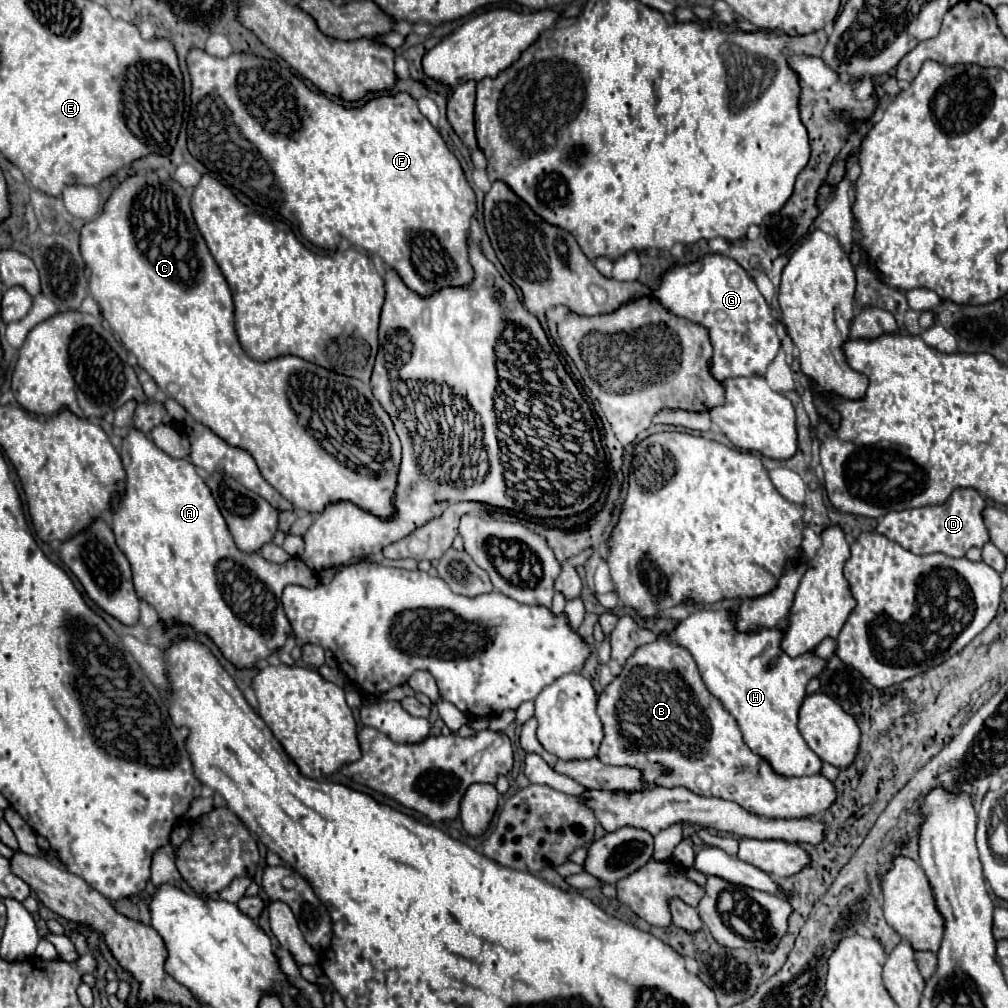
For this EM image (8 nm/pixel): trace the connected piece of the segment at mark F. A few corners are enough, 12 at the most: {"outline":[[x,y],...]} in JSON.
{"outline":[[186,56],[188,150],[422,296],[472,280],[476,196],[408,92]]}

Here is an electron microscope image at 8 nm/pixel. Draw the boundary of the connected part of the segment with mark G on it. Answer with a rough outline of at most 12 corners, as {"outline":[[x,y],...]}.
{"outline":[[728,256],[674,264],[652,296],[710,330],[716,380],[762,376],[776,320]]}

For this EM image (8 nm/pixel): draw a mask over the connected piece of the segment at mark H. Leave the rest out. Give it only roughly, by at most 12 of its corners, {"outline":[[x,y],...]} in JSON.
{"outline":[[698,608],[662,638],[686,648],[748,748],[784,776],[820,774],[798,732],[826,660],[784,632]]}

